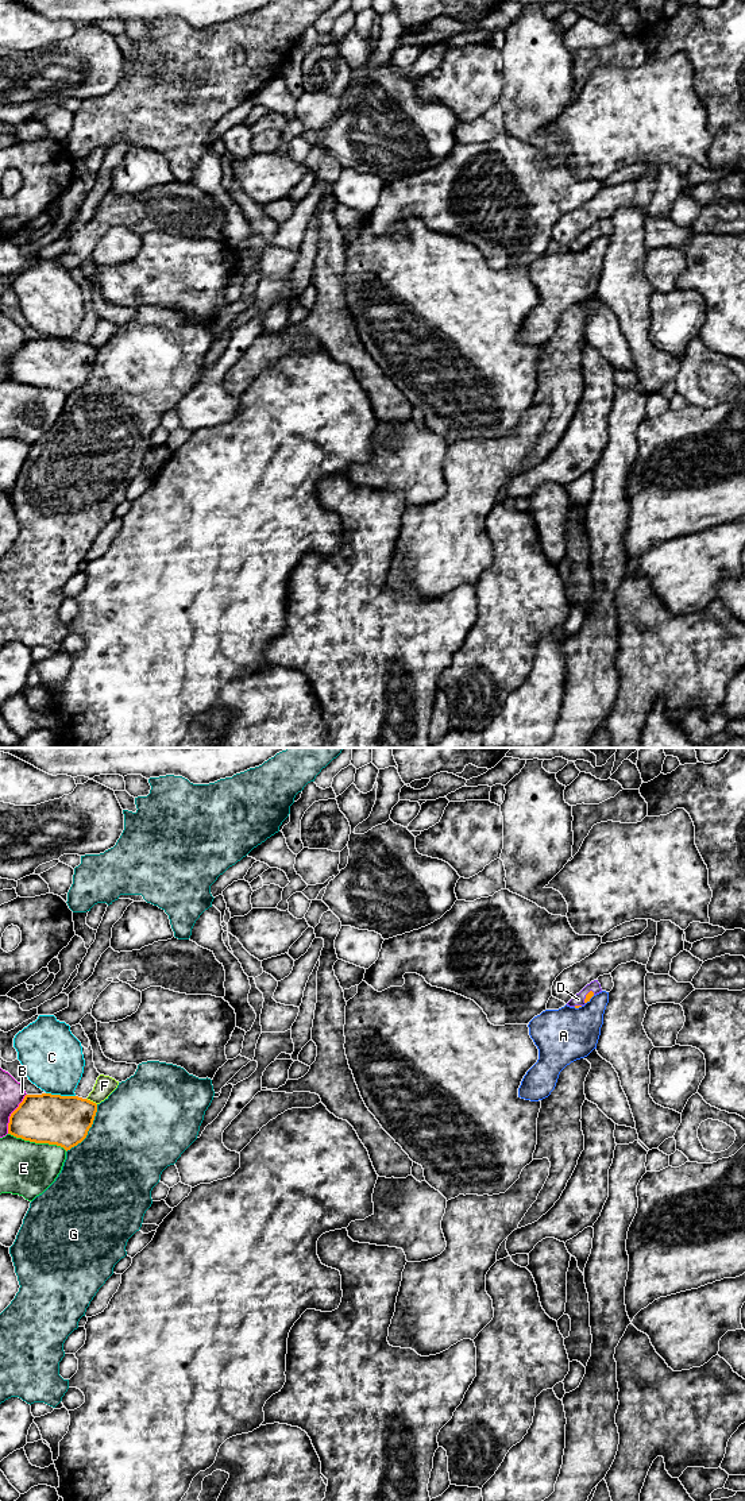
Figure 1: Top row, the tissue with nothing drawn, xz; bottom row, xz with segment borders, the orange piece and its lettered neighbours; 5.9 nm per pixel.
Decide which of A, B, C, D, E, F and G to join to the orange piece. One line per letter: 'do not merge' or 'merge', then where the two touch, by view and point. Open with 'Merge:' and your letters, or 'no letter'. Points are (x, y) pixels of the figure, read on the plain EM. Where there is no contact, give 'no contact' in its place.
Merge: D
A: do not merge | xz (590, 242)
B: do not merge | xz (11, 358)
C: do not merge | xz (60, 339)
D: merge | xz (586, 240)
E: do not merge | xz (38, 386)
F: do not merge | xz (92, 346)
G: do not merge | xz (88, 374)

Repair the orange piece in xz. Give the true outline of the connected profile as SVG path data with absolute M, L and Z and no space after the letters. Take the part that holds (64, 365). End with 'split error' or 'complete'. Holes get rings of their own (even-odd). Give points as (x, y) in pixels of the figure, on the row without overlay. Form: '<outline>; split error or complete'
M26 339L9 360L8 378L67 395L86 382L96 356L96 347L78 340Z; complete

